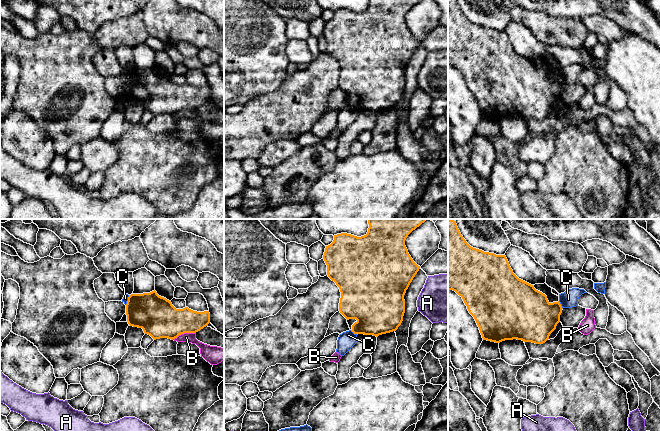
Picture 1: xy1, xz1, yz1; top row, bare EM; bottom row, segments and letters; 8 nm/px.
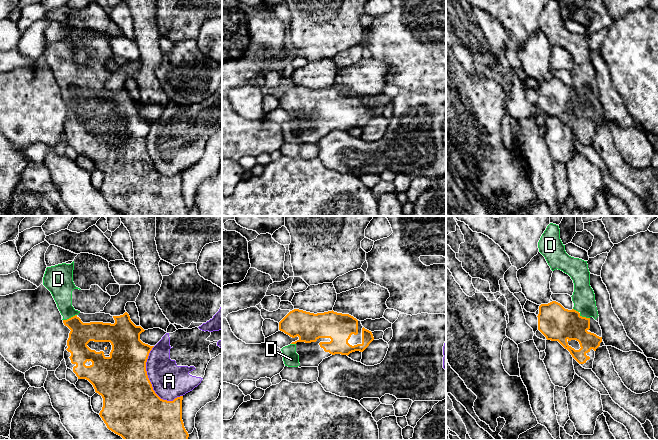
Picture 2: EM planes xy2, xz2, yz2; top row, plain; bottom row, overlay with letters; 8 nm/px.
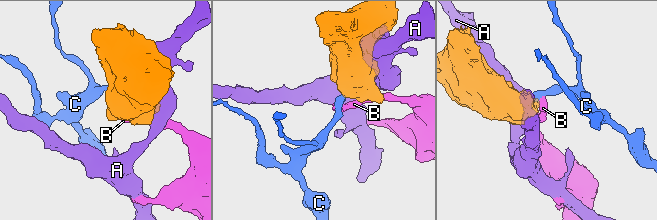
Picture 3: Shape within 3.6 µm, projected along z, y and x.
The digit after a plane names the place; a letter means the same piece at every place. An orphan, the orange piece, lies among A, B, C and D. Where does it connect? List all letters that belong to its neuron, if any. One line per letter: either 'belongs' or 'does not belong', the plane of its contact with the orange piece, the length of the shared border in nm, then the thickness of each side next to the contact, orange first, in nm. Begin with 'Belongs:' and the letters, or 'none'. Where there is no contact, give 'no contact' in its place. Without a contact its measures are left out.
Belongs: D
A: does not belong | xy2 | 480 nm | 440/280 nm
B: does not belong | xy1 | 200 nm | 300/110 nm
C: does not belong | yz1 | 70 nm | 380/140 nm
D: belongs | yz2 | 160 nm | 280/180 nm

